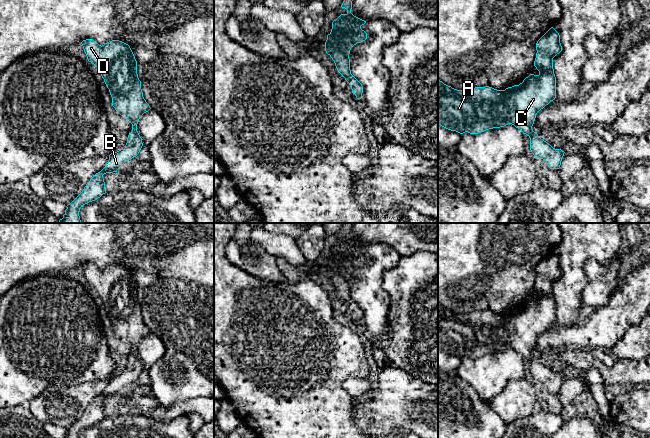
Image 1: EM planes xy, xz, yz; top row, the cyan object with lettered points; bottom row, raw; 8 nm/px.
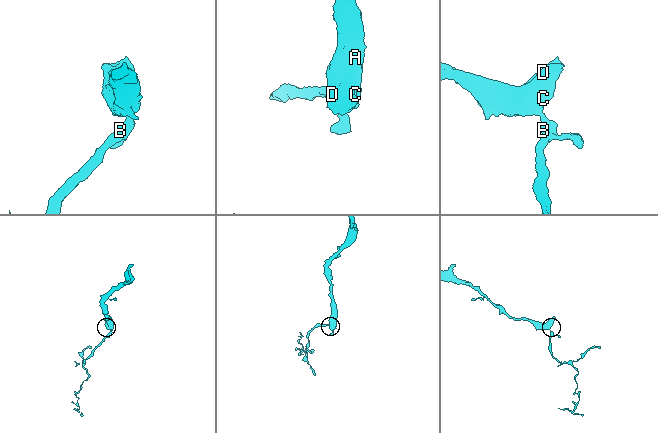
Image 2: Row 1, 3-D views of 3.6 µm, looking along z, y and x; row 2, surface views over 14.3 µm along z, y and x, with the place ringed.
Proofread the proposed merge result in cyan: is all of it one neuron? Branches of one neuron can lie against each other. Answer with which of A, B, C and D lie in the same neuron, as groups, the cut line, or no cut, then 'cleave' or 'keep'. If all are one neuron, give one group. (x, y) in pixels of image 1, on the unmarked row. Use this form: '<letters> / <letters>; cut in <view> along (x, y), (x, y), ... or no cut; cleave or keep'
A B C D; no cut; keep

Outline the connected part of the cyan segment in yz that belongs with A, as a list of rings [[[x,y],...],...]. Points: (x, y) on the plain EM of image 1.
[[[551,251],[537,265],[536,274],[537,274],[537,277],[536,277],[536,282],[535,282],[535,285],[534,285],[534,290],[539,295],[539,298],[538,299],[530,298],[519,309],[514,309],[512,311],[508,311],[505,314],[497,314],[497,313],[494,313],[494,312],[489,311],[489,310],[475,311],[475,312],[471,312],[469,314],[457,314],[457,313],[452,312],[451,310],[448,310],[448,309],[444,308],[442,305],[440,305],[438,303],[438,349],[440,349],[440,350],[442,350],[442,351],[444,351],[448,354],[456,355],[460,358],[463,358],[465,356],[468,356],[470,358],[479,358],[479,357],[484,356],[484,355],[489,354],[489,353],[500,352],[500,351],[504,351],[508,348],[512,348],[516,352],[520,353],[524,358],[526,358],[530,362],[530,374],[531,374],[531,376],[533,377],[534,380],[536,380],[540,383],[543,383],[547,387],[547,389],[550,393],[559,393],[560,389],[561,389],[562,382],[563,382],[565,376],[562,375],[561,373],[553,372],[550,368],[548,368],[546,365],[541,363],[538,360],[537,356],[534,356],[533,353],[532,353],[532,350],[533,350],[535,342],[536,342],[536,338],[556,322],[556,301],[555,301],[554,293],[553,293],[553,282],[562,275],[562,270],[561,270],[561,267],[560,267],[559,257],[553,251]]]

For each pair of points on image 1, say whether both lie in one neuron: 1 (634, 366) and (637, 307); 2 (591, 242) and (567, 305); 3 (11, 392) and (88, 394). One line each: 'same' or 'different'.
1: different
2: same
3: different

